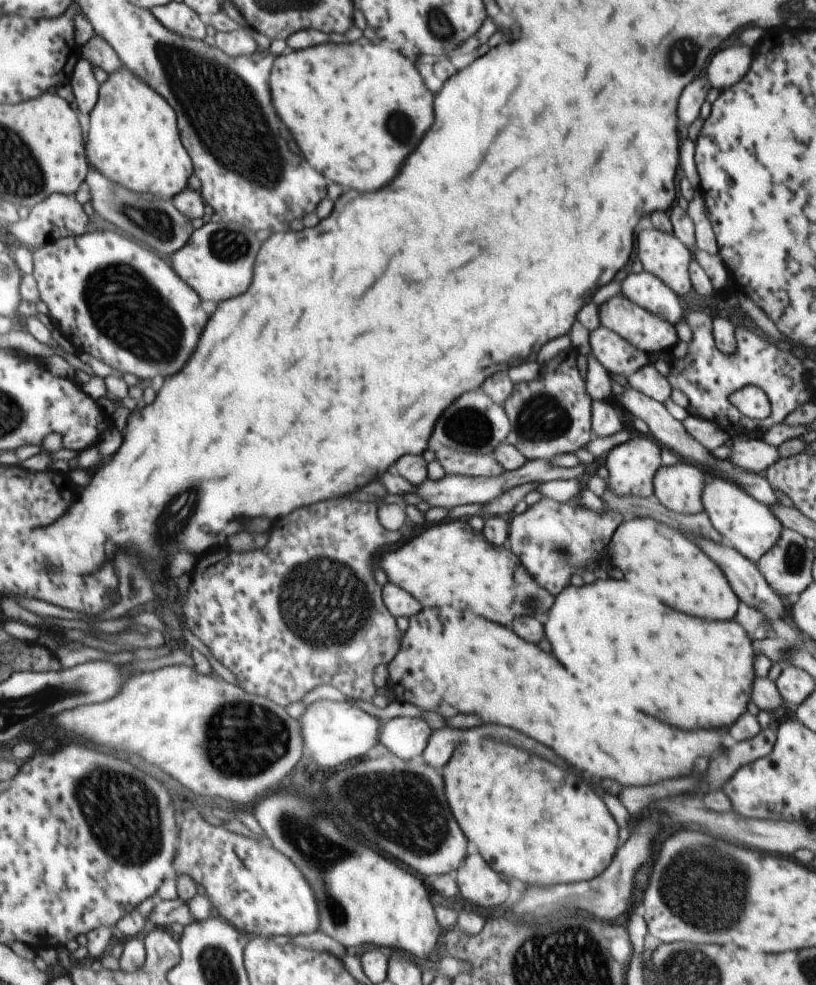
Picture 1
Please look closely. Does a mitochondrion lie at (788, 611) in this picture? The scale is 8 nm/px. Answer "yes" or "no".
no

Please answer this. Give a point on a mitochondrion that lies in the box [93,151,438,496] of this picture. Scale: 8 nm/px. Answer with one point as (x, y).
(156, 225)

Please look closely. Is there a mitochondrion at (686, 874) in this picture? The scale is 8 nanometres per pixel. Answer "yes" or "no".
yes

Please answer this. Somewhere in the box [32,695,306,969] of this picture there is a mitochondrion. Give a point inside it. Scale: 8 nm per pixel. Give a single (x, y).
(125, 814)

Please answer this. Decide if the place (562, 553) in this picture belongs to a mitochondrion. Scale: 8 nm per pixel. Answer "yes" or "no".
yes

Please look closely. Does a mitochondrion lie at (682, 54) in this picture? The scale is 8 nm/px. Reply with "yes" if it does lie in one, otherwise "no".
yes

